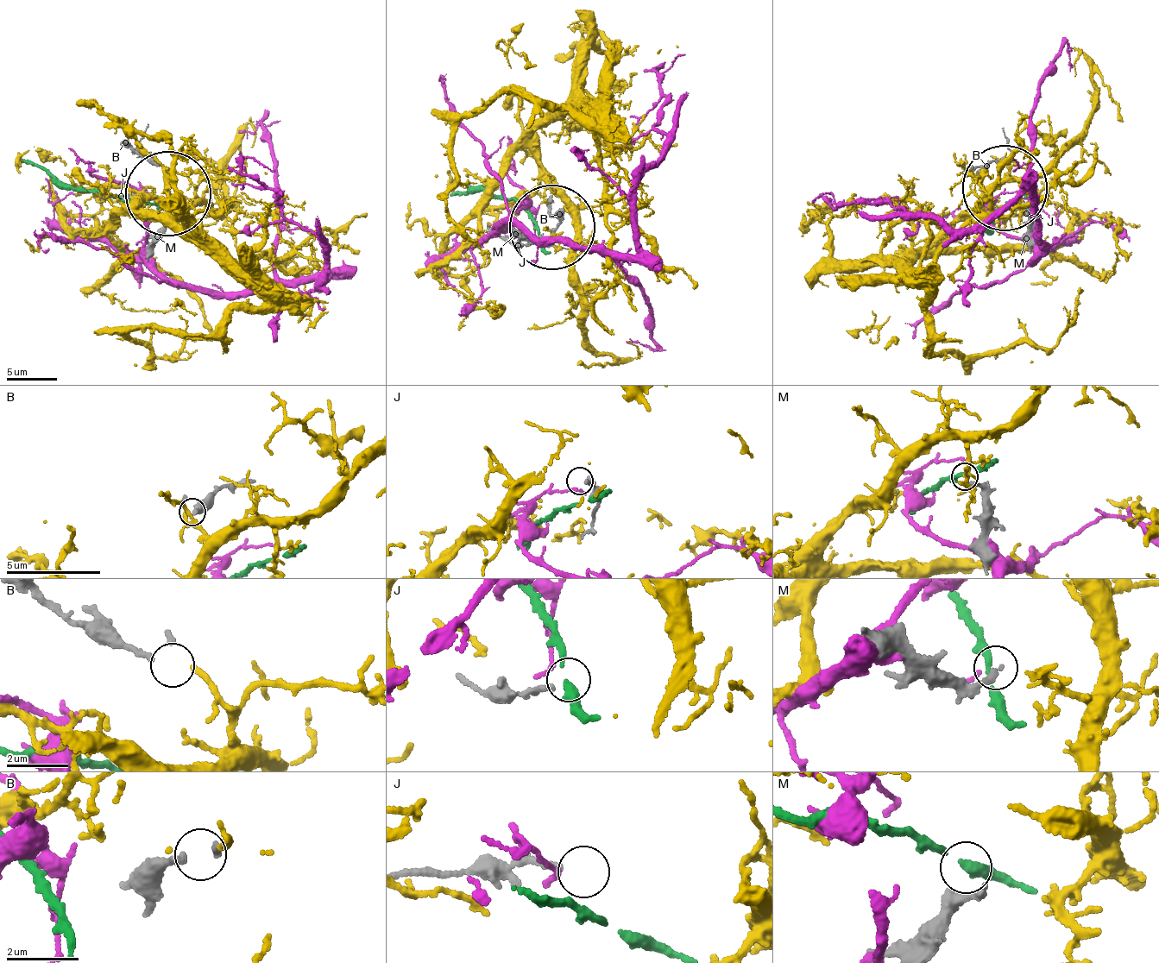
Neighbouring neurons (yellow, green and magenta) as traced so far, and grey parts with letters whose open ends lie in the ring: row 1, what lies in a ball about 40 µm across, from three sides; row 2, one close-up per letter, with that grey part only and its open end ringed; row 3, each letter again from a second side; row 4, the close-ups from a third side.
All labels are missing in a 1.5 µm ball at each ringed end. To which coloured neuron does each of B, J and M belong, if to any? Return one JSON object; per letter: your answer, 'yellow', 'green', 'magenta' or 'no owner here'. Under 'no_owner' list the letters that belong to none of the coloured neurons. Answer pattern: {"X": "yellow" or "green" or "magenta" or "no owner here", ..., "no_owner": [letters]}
{"B": "yellow", "J": "no owner here", "M": "green", "no_owner": ["J"]}

